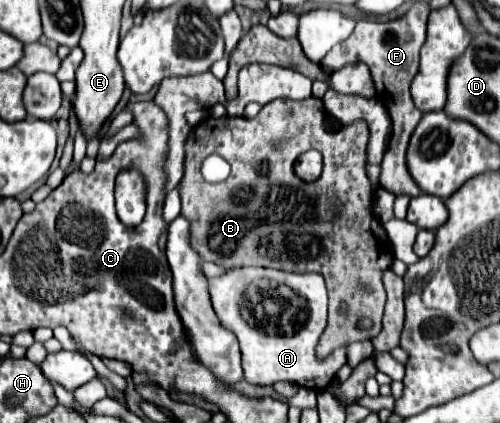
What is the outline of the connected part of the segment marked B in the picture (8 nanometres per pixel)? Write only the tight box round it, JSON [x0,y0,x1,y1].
[181,97,393,355]

